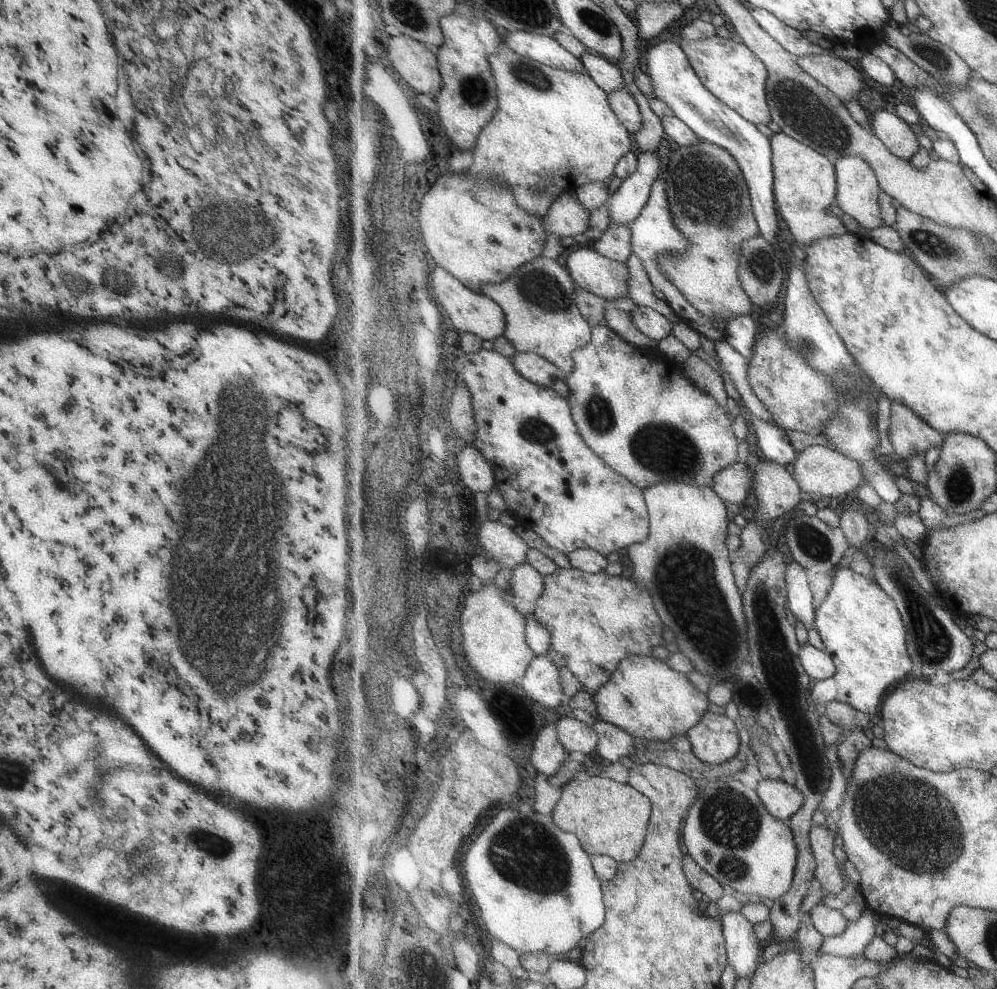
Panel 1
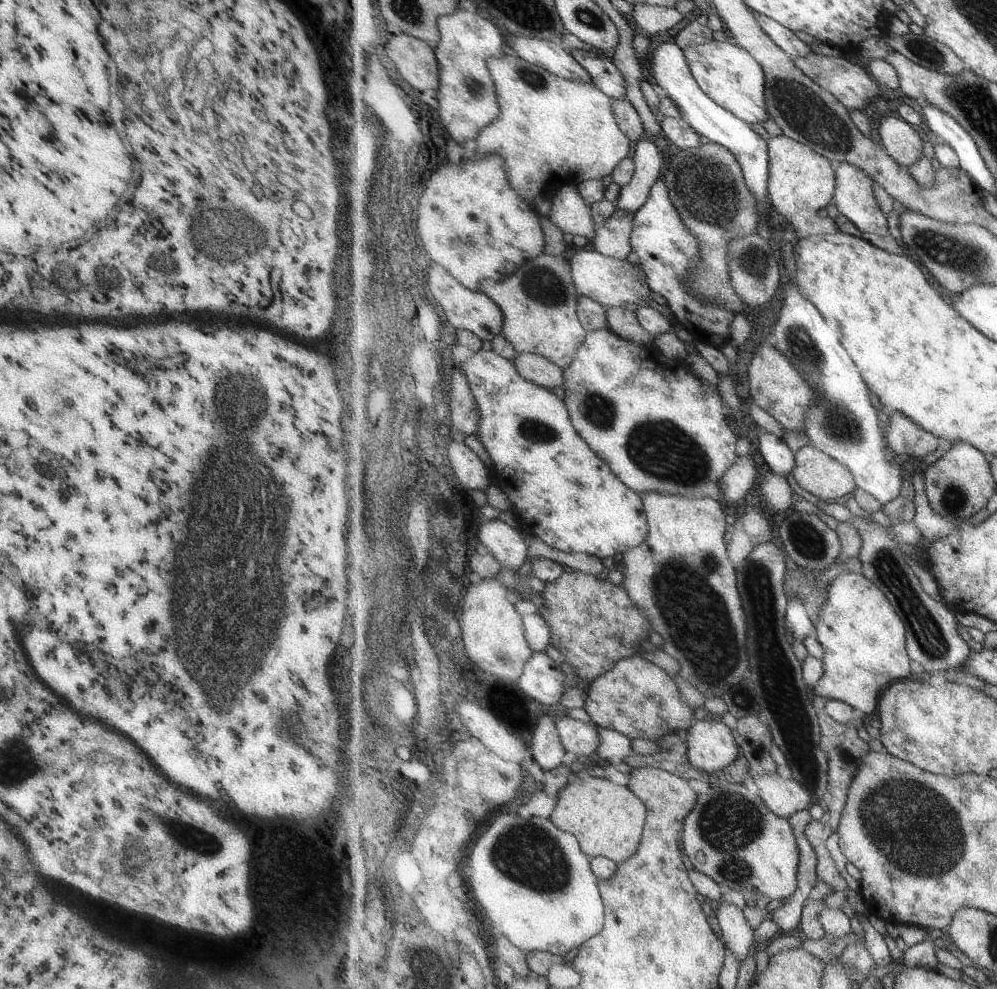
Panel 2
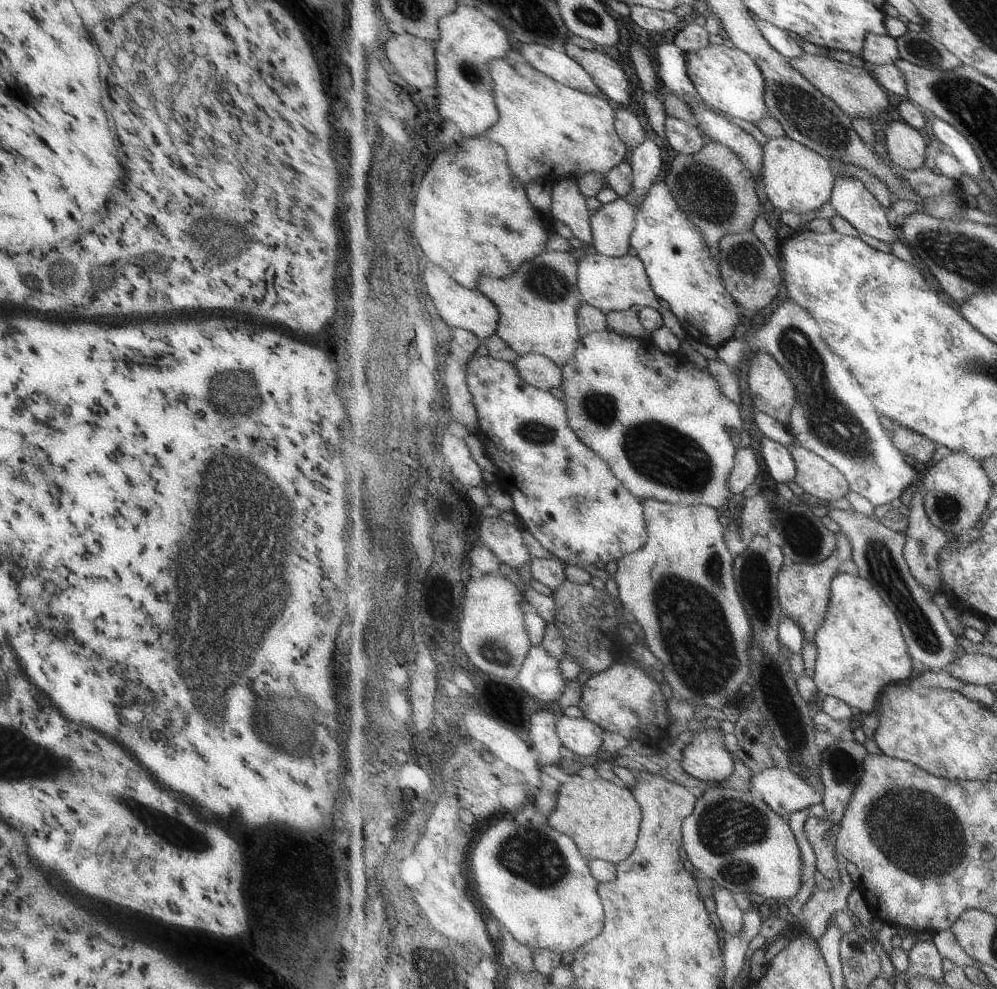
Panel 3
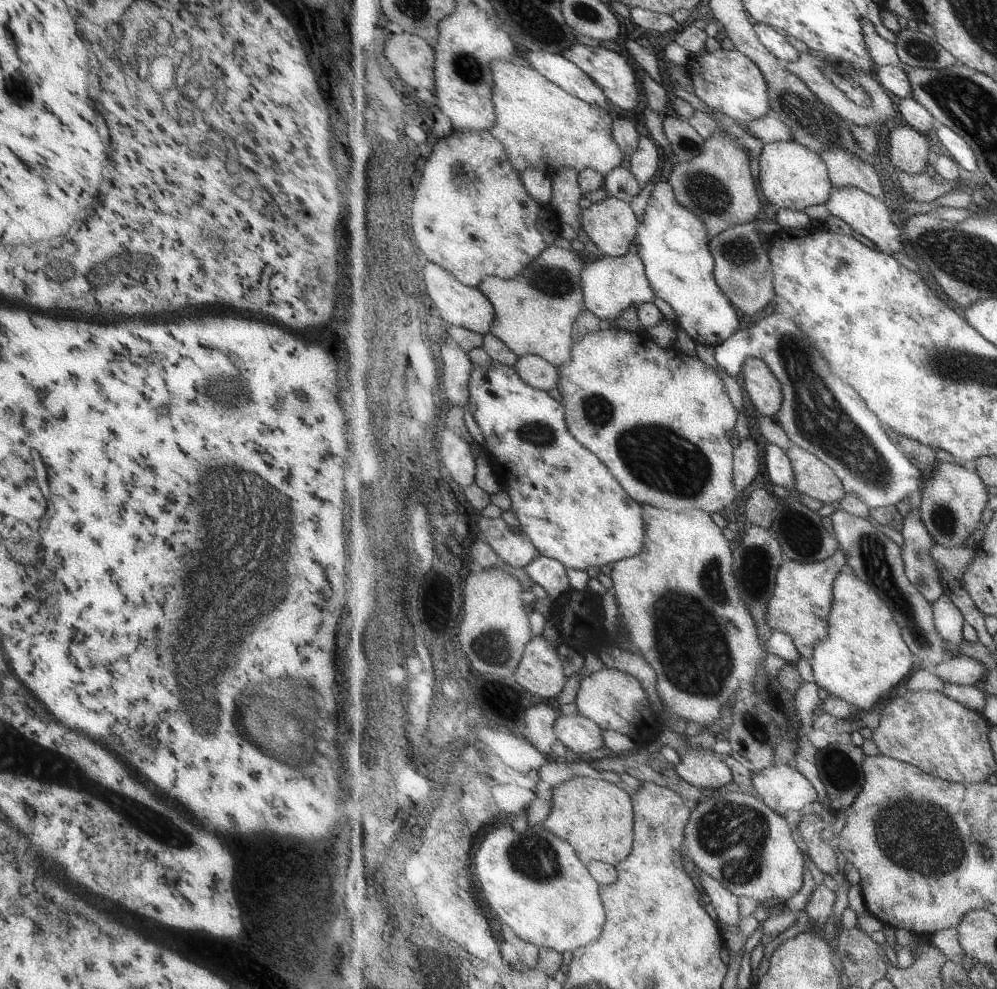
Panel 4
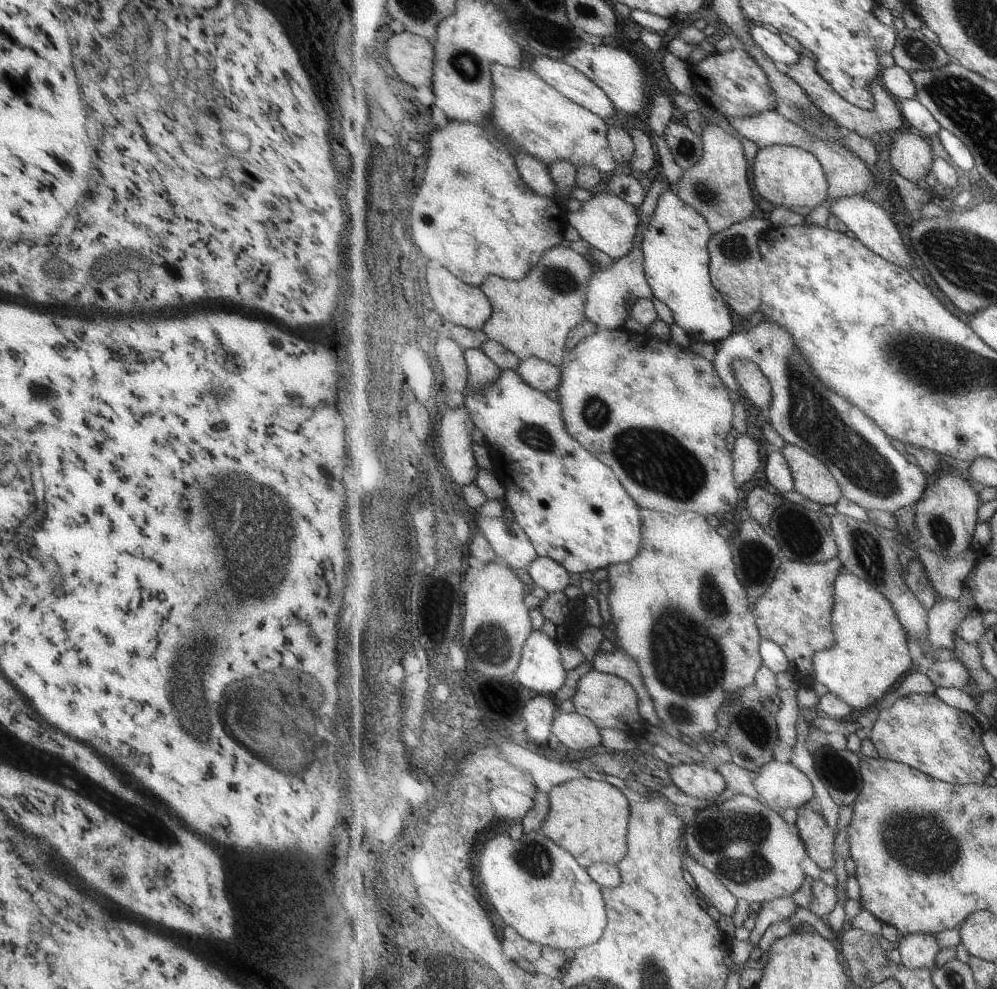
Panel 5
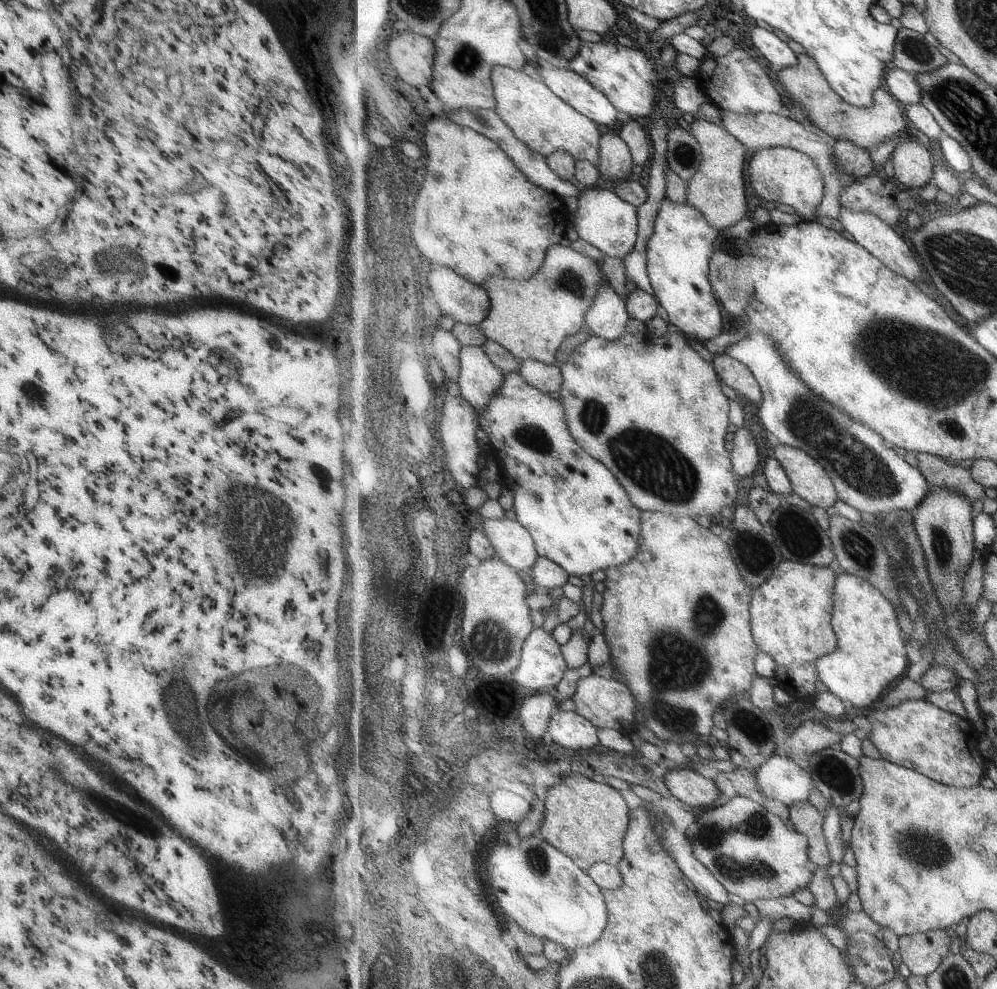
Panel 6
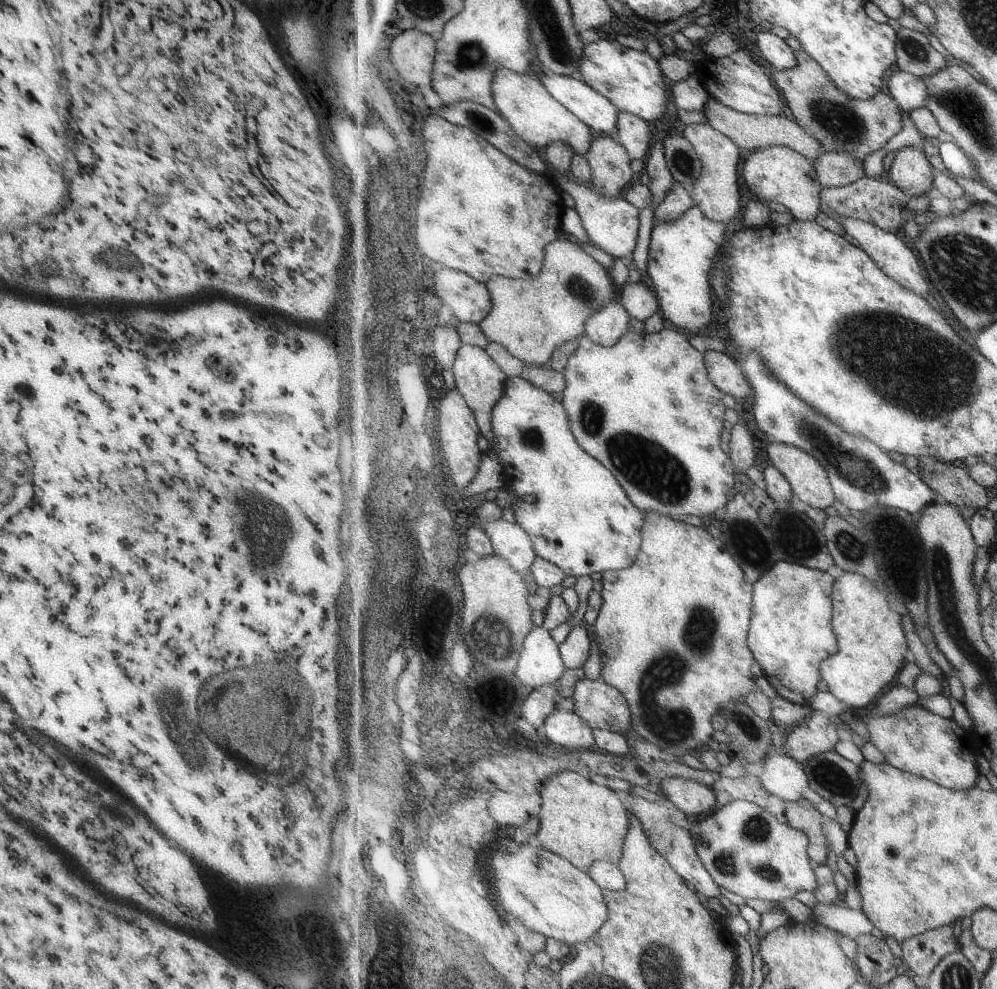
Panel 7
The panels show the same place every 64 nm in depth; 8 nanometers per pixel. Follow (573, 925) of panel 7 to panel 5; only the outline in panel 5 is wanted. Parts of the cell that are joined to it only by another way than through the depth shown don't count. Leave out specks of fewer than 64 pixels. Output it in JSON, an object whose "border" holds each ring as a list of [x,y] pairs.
{"border":[[[524,832],[521,840],[515,840],[509,834],[497,834],[495,838],[487,840],[479,856],[479,876],[491,904],[501,914],[502,920],[526,940],[564,951],[583,948],[603,937],[607,928],[608,908],[600,884],[591,878],[588,869],[581,866],[569,850],[561,848],[543,832]]]}

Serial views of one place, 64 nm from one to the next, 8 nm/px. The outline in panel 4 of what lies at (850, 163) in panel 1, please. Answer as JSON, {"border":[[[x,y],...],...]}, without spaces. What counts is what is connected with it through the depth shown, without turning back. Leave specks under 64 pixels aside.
{"border":[[[834,186],[830,199],[825,205],[830,214],[845,221],[851,226],[852,230],[868,238],[877,249],[882,250],[885,254],[893,256],[893,253],[903,252],[901,230],[893,222],[891,211],[885,206],[882,199],[874,197],[862,188],[839,188],[839,186]]]}

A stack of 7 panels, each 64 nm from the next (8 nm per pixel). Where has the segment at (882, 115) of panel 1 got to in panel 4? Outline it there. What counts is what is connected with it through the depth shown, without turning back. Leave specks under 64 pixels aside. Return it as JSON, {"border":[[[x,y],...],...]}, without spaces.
{"border":[[[901,124],[889,132],[889,153],[894,167],[907,174],[925,173],[931,152],[930,135],[920,133],[912,126]]]}

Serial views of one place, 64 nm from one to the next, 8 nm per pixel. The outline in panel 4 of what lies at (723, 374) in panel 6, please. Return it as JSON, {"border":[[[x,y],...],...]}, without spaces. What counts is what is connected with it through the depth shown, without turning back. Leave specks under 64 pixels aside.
{"border":[[[747,358],[739,367],[740,378],[760,415],[777,419],[783,406],[783,384],[761,358]]]}

